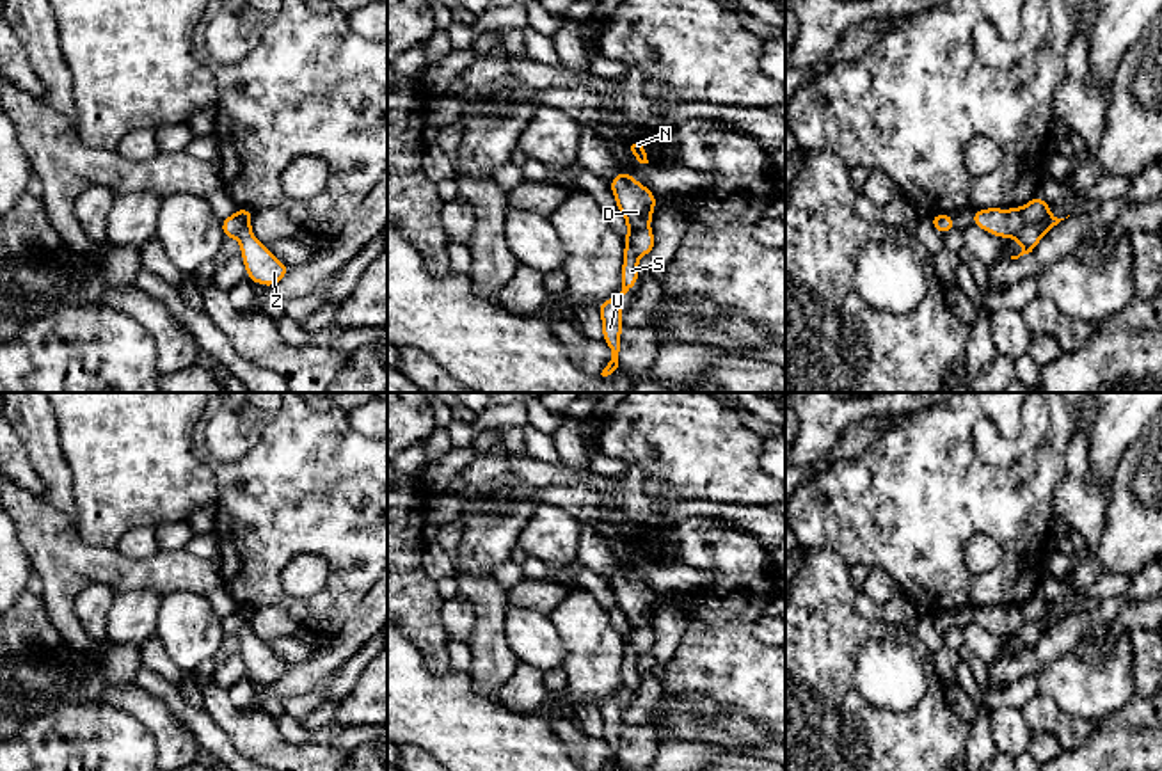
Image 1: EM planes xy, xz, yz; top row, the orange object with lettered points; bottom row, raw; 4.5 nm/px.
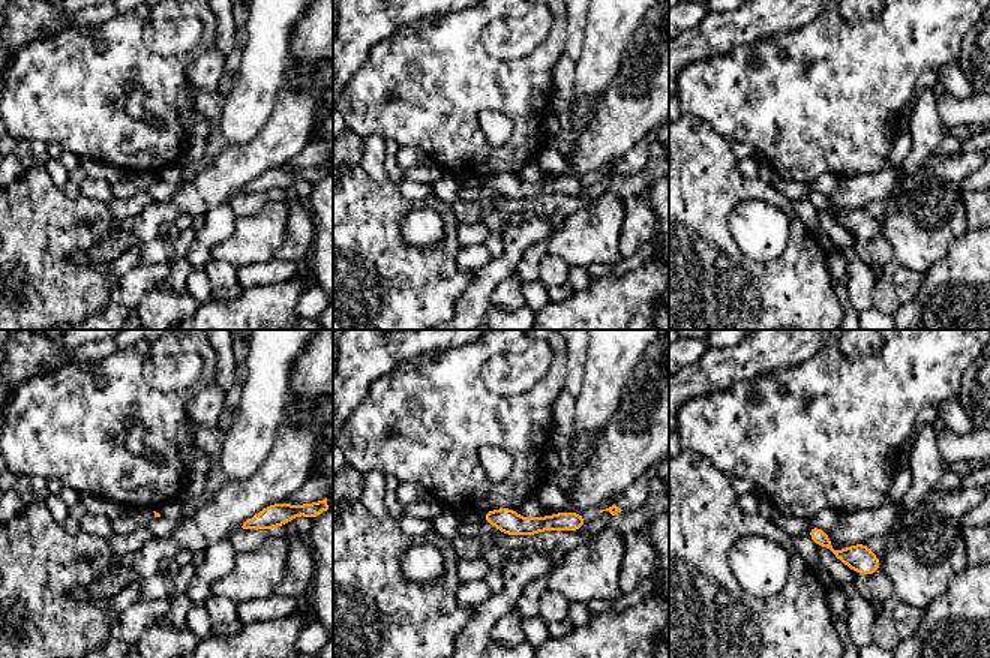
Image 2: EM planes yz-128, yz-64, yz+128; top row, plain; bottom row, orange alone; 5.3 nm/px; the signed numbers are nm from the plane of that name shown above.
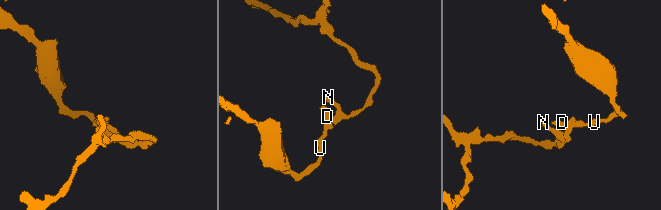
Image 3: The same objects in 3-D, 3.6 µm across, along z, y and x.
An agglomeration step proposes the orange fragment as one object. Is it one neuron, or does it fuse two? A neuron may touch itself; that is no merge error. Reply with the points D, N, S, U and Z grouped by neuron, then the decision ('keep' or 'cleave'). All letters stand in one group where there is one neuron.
D S U / N Z | cleave

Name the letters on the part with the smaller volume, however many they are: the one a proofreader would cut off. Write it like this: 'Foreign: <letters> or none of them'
Foreign: D, S, U

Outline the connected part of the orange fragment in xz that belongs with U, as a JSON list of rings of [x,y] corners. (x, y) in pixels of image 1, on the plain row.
[[[618,570],[611,579],[609,586],[617,599],[617,608],[622,609],[627,620],[627,634],[624,636],[624,661],[620,672],[622,689],[602,702],[597,709],[602,716],[602,737],[611,748],[611,759],[602,771],[613,771],[618,766],[620,732],[624,727],[622,709],[624,693],[633,688],[638,680],[638,661],[640,652],[631,643],[631,632],[650,625],[657,595],[629,570]]]

